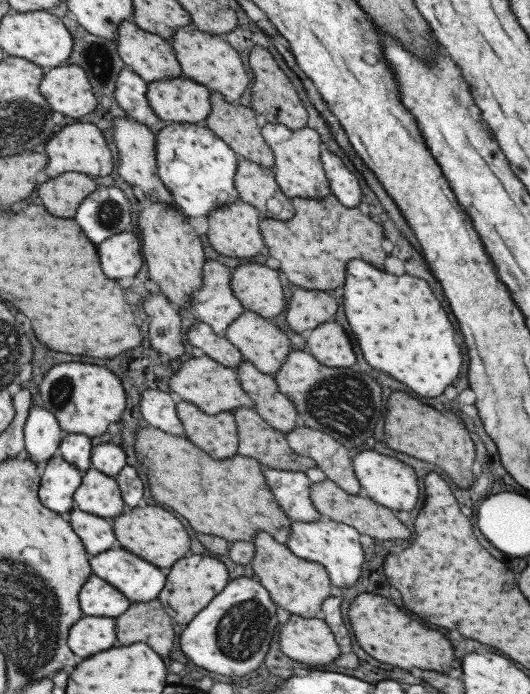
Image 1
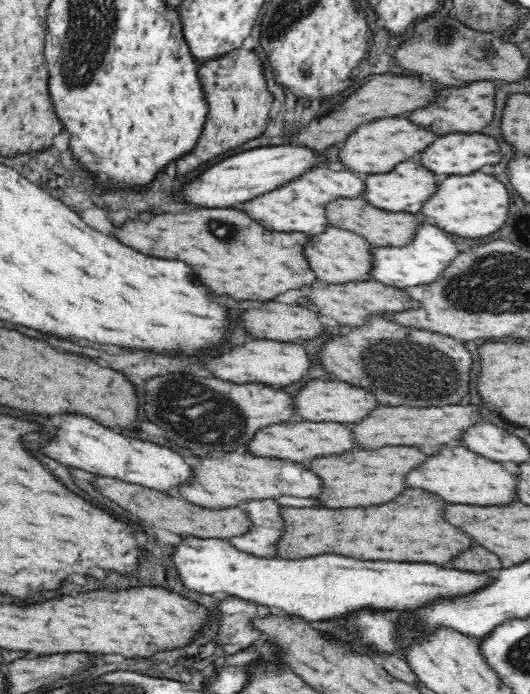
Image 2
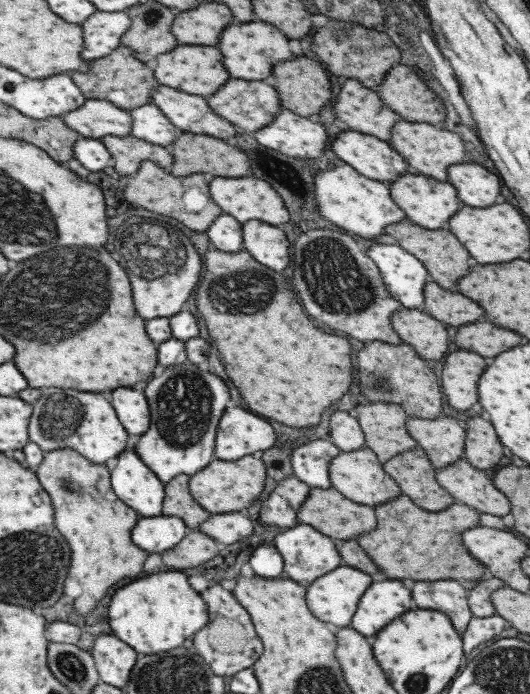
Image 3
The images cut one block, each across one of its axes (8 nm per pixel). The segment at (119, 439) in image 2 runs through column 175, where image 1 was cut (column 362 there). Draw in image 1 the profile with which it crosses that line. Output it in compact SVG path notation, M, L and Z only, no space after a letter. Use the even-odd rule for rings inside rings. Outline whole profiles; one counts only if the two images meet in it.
M363 450L359 454L351 454L351 468L361 486L362 494L376 504L393 510L411 510L415 506L419 488L417 488L417 480L411 466L395 458L377 454L373 450Z

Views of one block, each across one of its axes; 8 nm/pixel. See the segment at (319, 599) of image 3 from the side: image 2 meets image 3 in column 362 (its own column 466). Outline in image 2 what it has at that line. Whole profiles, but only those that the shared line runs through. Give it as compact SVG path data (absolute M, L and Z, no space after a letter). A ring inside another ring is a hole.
M188 535L186 544L174 551L174 562L181 581L202 594L220 594L257 602L268 608L280 608L288 614L312 620L330 620L356 608L410 612L436 598L454 598L486 586L492 578L482 572L458 572L436 564L416 562L370 562L346 556L316 556L304 560L282 557L256 557L242 552L226 539L200 539Z

